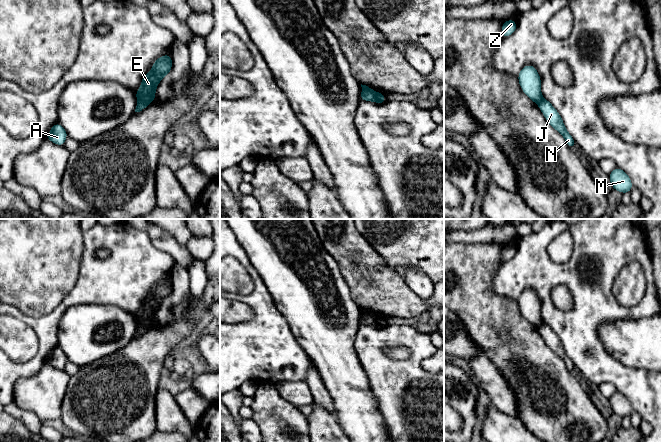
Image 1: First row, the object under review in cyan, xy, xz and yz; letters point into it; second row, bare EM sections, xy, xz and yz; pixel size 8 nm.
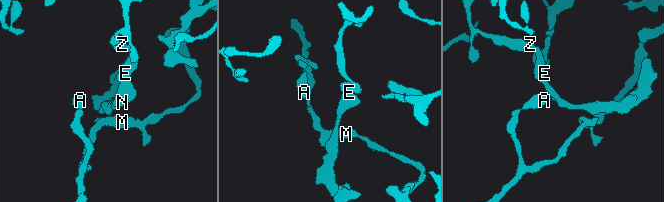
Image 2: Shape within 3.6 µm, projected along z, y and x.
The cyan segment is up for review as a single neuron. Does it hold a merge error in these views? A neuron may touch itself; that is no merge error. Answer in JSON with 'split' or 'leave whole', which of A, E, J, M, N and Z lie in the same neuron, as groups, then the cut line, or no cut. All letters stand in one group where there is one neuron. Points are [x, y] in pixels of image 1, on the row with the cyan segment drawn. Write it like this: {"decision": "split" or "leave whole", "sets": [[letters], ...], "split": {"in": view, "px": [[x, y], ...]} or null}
{"decision": "split", "sets": [["A", "E", "M", "Z"], ["J", "N"]], "split": {"in": "xy", "px": [[138, 100], [151, 101]]}}

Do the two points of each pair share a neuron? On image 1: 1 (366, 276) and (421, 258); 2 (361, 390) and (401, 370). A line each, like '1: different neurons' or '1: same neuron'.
1: different neurons
2: different neurons

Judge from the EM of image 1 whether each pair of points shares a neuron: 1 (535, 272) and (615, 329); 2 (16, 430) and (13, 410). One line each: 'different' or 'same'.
1: different
2: different

